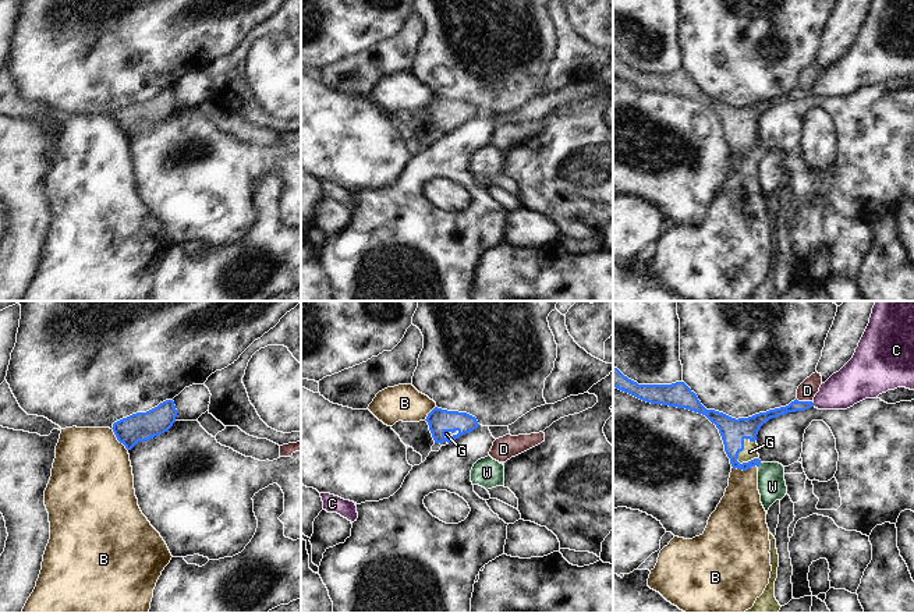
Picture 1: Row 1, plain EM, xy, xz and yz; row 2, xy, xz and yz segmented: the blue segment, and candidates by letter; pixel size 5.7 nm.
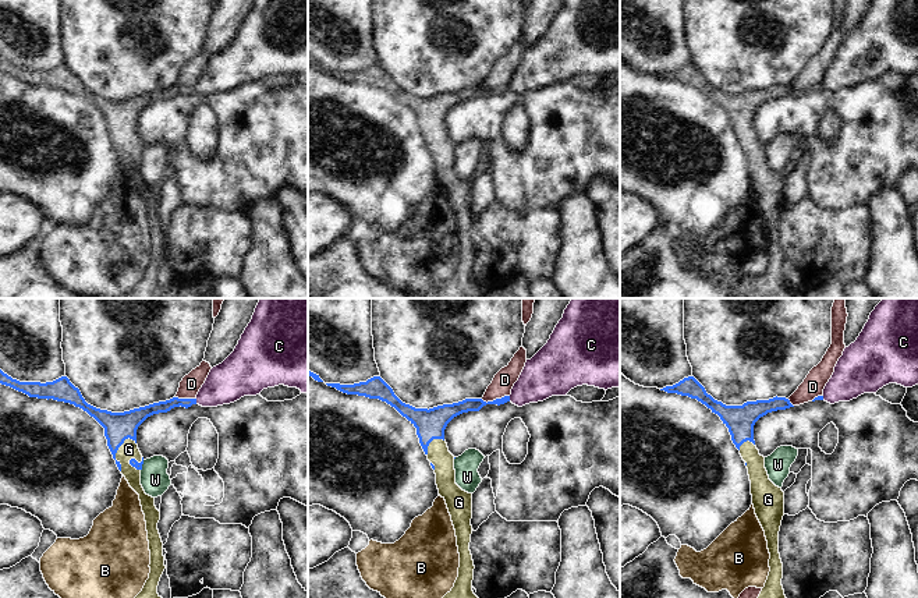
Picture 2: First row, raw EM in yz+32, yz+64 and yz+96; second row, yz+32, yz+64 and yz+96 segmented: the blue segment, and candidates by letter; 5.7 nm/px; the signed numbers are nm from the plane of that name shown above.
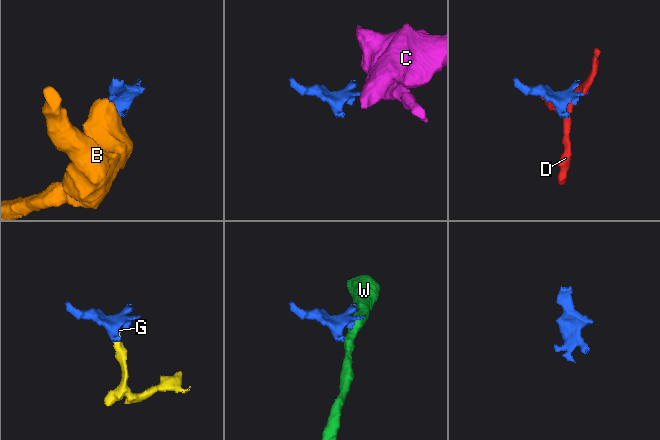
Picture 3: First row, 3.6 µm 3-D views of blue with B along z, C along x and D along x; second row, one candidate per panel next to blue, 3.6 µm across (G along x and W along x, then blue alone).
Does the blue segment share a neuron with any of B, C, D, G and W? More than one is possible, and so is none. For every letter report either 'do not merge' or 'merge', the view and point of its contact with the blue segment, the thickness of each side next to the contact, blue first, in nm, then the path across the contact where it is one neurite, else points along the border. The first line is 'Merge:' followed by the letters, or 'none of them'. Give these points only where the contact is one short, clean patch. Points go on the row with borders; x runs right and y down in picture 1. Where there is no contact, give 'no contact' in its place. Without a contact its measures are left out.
Merge: G
B: do not merge; meets blue in yz at (744, 470); 150 nm thick on the blue side, 280 nm on the other; border along yz (732, 466), (740, 470), (757, 467)
C: do not merge; meets blue in yz at (812, 404); 70 nm thick on the blue side, 220 nm on the other; border along yz (811, 401), (814, 406)
D: do not merge; meets blue in yz at (804, 401); 70 nm thick on the blue side, 110 nm on the other; border along yz (796, 399), (811, 401)
G: merge; meets blue in yz at (743, 447); 150 nm thick on the blue side, 90 nm on the other; runs through yz (733, 432), (740, 439), (743, 447), (750, 452)
W: do not merge; meets blue in yz at (758, 466); 150 nm thick on the blue side, 160 nm on the other; border along yz (761, 463), (758, 467)

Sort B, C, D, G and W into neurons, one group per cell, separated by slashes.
B / C / D / G / W

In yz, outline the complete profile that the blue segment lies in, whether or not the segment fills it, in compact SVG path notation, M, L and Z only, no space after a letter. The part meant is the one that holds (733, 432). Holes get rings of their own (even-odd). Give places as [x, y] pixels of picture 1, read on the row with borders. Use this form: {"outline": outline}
{"outline": "M613 368L613 386L651 404L686 408L705 415L719 429L731 467L743 471L755 465L759 467L761 464L757 435L764 424L770 418L814 407L812 401L798 401L796 398L786 407L736 419L723 412L706 410L684 382L672 385L638 385L624 376L617 368Z"}

